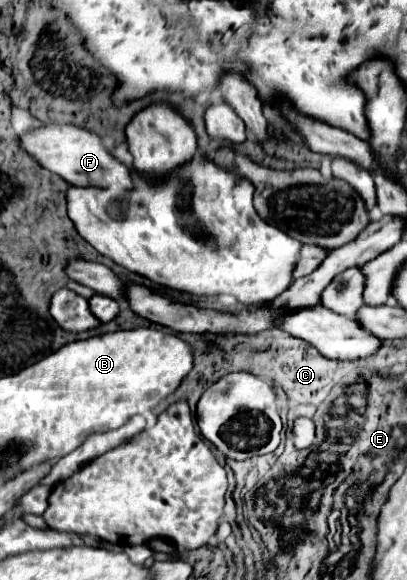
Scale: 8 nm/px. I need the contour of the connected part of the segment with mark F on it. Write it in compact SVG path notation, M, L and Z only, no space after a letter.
M46 125L22 135L20 143L42 167L62 175L74 187L106 189L110 185L118 185L122 191L134 189L134 173L130 171L130 167L116 159L98 135L86 129L74 125Z

